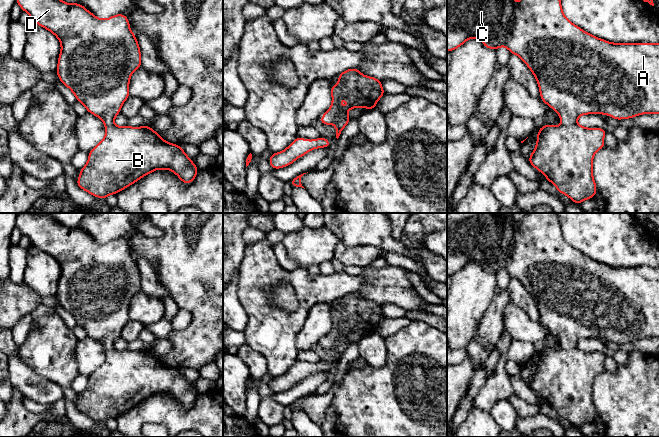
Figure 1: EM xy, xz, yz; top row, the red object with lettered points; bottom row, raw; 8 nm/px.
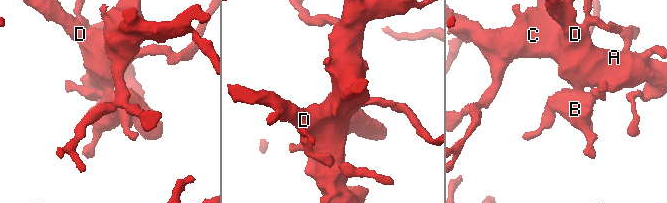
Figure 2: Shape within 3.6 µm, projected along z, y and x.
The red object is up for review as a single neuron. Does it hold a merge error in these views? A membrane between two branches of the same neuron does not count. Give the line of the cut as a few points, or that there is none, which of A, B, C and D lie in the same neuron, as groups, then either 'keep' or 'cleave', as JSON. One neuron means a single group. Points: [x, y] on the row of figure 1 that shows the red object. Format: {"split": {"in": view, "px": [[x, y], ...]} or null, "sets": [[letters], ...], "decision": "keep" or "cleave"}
{"split": null, "sets": [["A", "B", "C", "D"]], "decision": "keep"}

